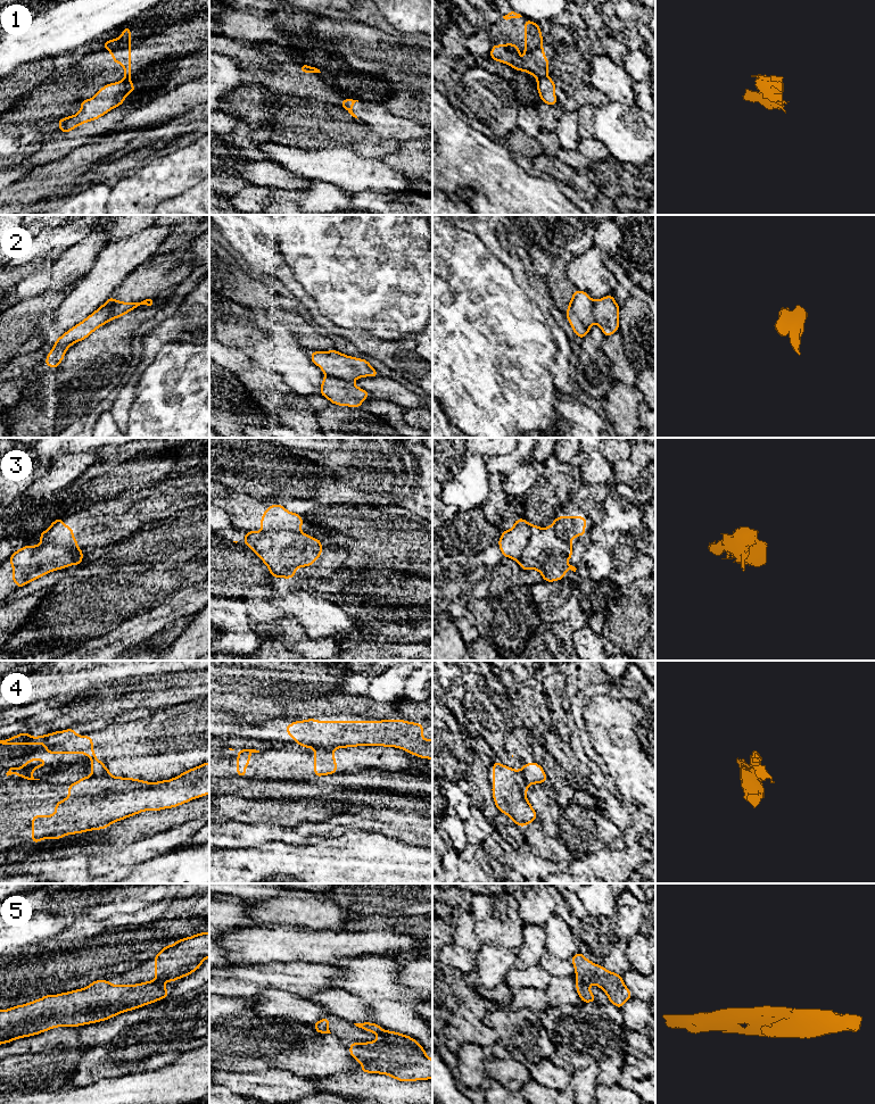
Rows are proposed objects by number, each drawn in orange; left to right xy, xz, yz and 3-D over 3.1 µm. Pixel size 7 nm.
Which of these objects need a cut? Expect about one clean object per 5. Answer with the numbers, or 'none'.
1, 2, 3, 4

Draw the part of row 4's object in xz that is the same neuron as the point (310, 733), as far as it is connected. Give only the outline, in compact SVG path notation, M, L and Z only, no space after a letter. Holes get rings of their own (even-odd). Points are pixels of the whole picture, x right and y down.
M405 720L292 721L284 728L304 748L338 749L358 746L395 747L432 759L432 738L423 739L423 724Z

